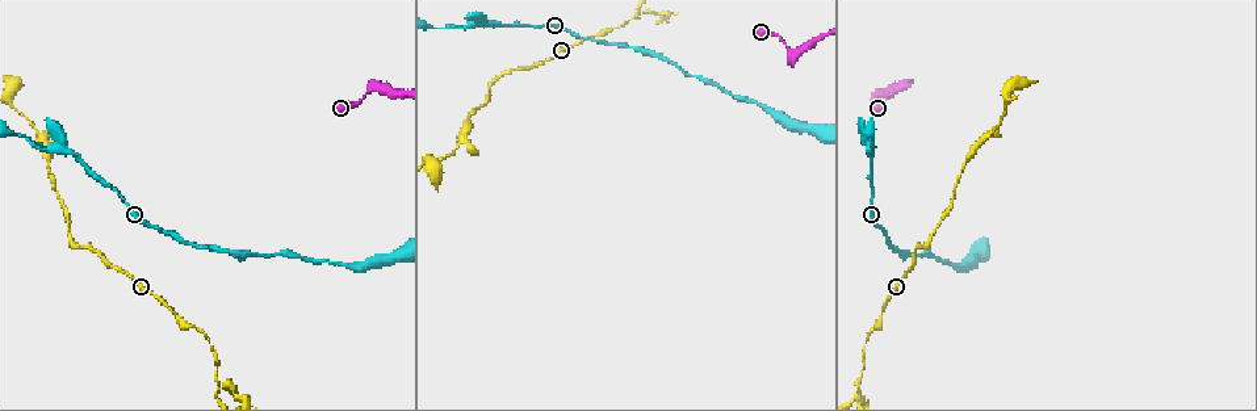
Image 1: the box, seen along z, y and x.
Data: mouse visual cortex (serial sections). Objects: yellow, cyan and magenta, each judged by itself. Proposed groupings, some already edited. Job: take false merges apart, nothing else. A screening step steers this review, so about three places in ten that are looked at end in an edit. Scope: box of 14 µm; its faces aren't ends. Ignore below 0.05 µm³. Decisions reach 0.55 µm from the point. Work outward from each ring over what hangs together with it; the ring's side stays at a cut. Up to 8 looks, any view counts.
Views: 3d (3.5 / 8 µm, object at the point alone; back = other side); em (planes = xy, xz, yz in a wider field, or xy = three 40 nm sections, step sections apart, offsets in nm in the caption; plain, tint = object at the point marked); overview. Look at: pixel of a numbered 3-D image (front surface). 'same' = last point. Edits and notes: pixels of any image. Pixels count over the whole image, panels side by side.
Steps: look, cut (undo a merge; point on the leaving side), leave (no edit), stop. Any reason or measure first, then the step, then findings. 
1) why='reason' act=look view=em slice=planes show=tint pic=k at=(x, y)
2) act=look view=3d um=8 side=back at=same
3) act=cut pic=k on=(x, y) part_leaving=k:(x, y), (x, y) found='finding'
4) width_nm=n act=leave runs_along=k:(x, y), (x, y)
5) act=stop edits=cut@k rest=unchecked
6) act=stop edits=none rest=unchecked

why='two arms in line, one across' act=look view=3d um=3.5 pic=1 at=(219, 382)

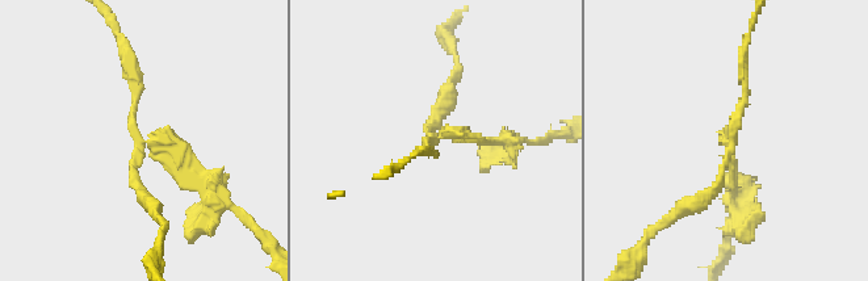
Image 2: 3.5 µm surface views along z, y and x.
arms=3 arm_widths_nm=150,150,150 why='now the EM' act=look view=em slice=xy step=5 show=tint pic=2 at=(430, 141)

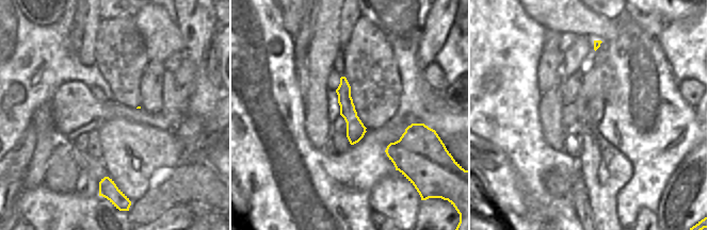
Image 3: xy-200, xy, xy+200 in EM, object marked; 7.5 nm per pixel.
act=cut pic=2 on=(192, 159) part_leaving=2:(150, 143), (218, 196), (202, 212) found='a second cell is stuck on'

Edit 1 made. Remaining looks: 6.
why='three arms meet' act=look view=em slice=xy step=3 show=tint pic=1 at=(487, 24)

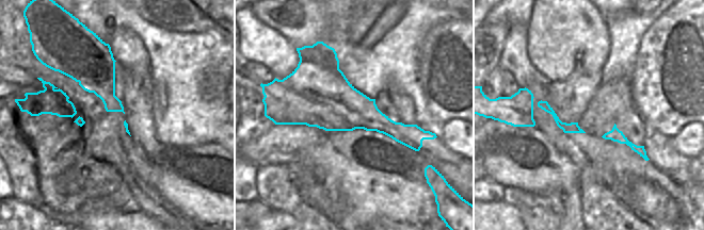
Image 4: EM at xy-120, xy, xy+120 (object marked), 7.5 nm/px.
why='see where the arms go' act=look view=3d um=3.5 at=same

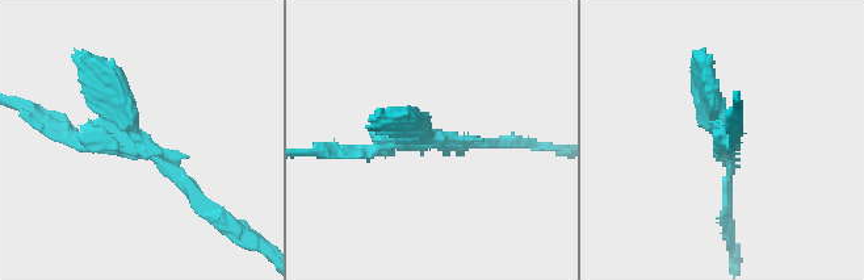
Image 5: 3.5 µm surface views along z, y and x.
width_nm=440 act=cut pic=5 on=(120, 78) found='a second cell is stuck on'

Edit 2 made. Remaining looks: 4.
why='see it whole again' act=look view=overview

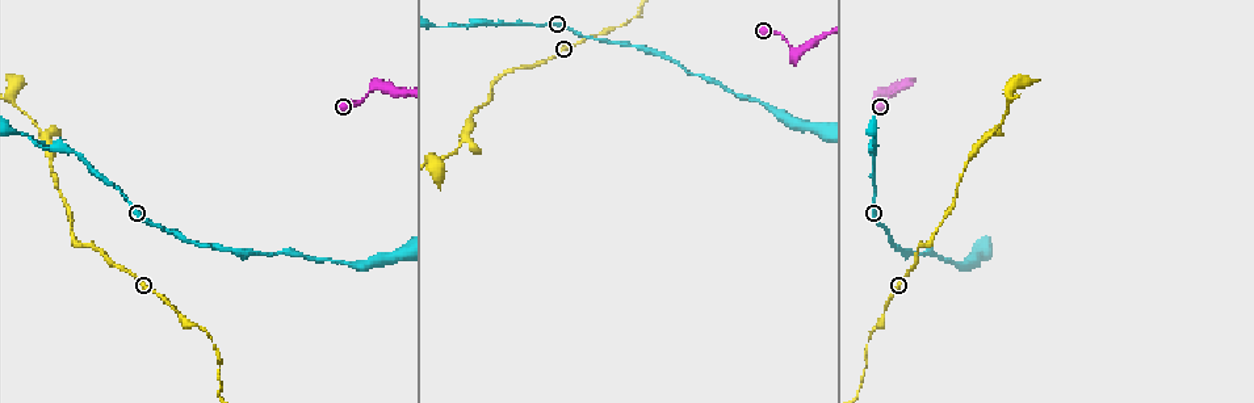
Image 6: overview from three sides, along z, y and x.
act=look view=3d um=3.5 pic=6 at=(892, 95)

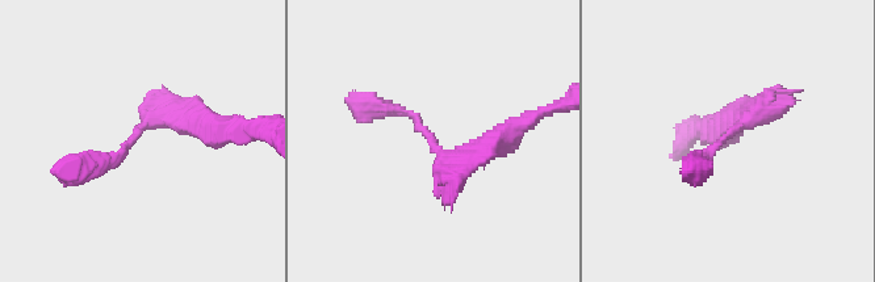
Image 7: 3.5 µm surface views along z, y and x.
why='need the tissue' act=look view=em slice=xy step=1 show=tint pic=7 at=(432, 140)

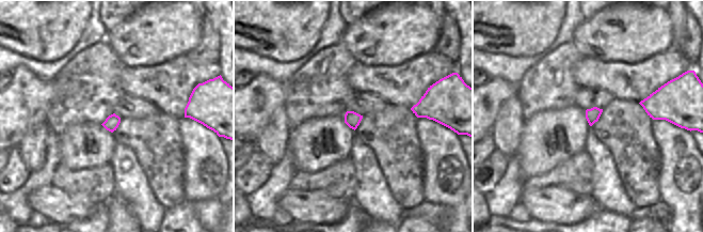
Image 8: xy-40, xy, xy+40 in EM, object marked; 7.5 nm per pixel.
act=look view=em slice=xy step=2 show=tint at=same

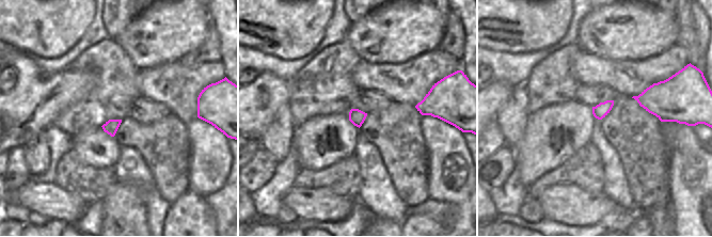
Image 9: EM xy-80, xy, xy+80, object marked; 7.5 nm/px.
width_nm=120 act=leave runs_along=7:(76, 169), (121, 158), (154, 118), (205, 126) found='continuous, no second cell'

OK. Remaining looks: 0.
act=stop edits=cut@2,cut@5 rest=unchecked

